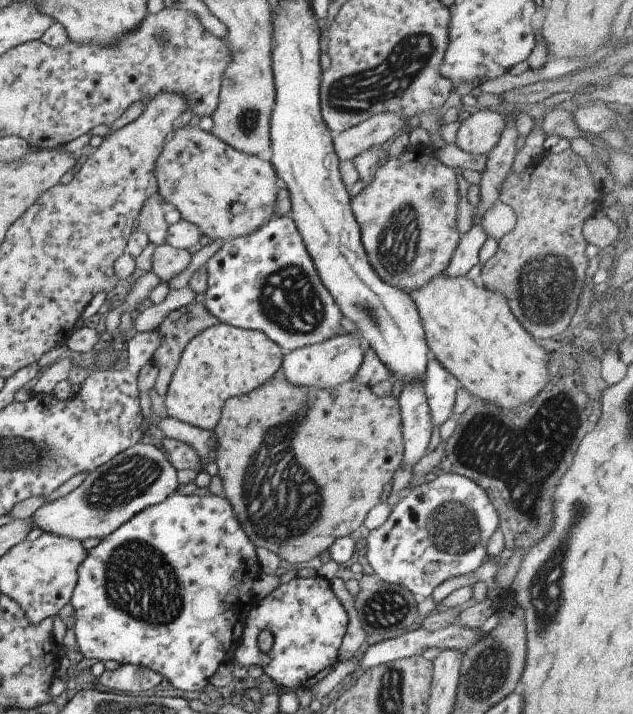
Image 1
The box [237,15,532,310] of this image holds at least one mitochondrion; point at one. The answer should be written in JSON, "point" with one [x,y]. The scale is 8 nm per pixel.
{"point":[353,94]}

